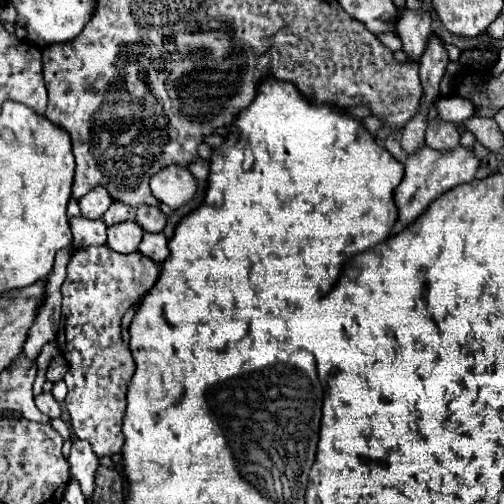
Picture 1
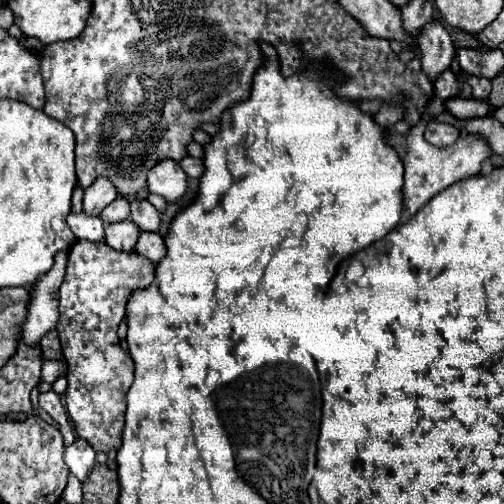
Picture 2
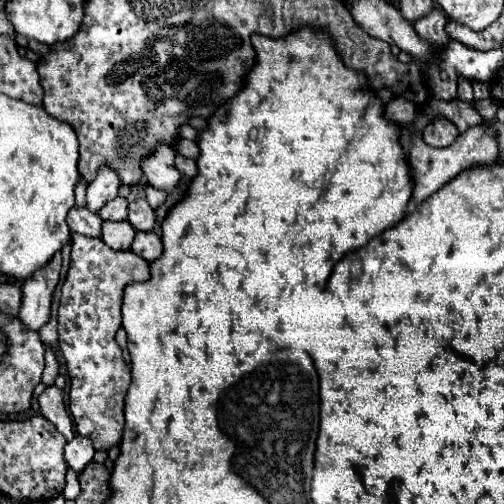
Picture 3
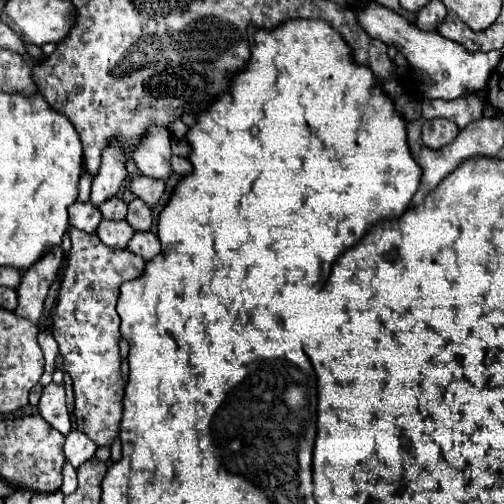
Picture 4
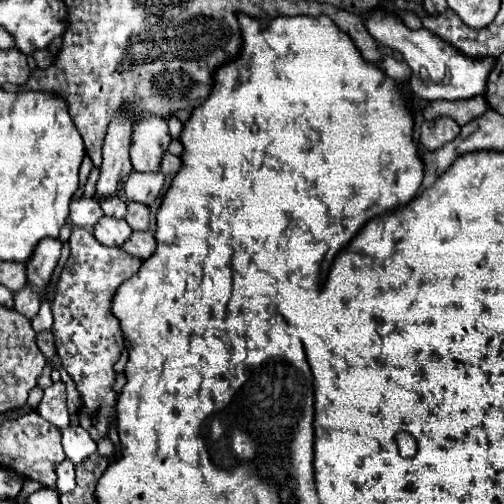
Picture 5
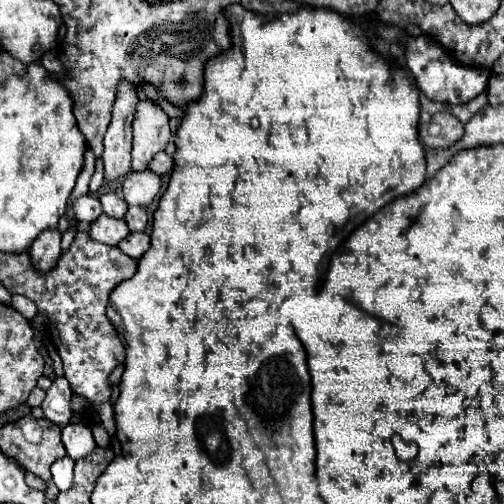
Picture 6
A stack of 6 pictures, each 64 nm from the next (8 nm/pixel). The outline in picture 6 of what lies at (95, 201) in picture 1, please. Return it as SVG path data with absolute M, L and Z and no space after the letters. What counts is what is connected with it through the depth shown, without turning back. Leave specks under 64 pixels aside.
M122 82L118 86L112 120L104 136L104 186L132 172L130 148L132 148L132 120L138 104L138 94L132 84Z

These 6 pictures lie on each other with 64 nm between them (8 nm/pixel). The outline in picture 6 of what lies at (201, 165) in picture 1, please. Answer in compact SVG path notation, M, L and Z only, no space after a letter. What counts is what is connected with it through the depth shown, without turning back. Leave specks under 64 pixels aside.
M160 152L158 156L156 156L156 160L152 162L152 172L156 172L156 174L166 174L166 172L172 172L172 168L174 168L174 160L172 160L172 156L168 156L166 152Z

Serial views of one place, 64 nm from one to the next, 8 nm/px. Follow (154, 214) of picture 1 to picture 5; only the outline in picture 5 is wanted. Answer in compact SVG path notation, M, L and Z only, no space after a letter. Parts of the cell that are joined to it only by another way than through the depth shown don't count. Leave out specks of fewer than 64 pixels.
M130 202L128 204L126 222L130 224L132 230L148 230L148 226L150 226L148 206L146 204L140 204L140 202Z

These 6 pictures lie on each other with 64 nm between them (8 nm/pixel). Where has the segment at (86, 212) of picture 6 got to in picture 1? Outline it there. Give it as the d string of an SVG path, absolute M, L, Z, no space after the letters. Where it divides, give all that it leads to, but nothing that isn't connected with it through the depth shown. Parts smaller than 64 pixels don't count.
M78 216L70 220L70 228L74 234L74 248L106 244L106 224L102 220L88 220L84 216Z

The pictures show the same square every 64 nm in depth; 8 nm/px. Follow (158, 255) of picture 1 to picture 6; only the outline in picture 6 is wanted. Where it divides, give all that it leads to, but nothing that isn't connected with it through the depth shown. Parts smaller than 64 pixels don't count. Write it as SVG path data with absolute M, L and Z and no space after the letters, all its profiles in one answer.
M132 232L132 234L126 236L126 240L122 240L118 244L118 248L124 254L128 254L128 256L132 256L132 258L138 260L138 258L142 258L148 252L148 248L150 248L150 236L146 232Z

